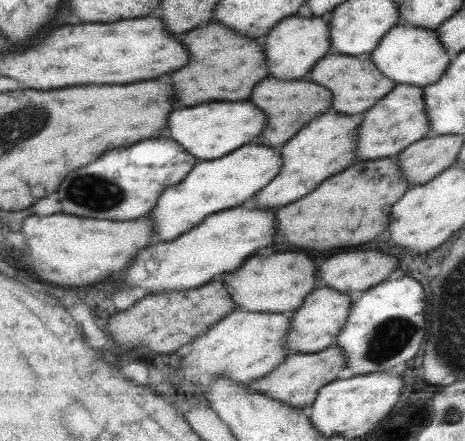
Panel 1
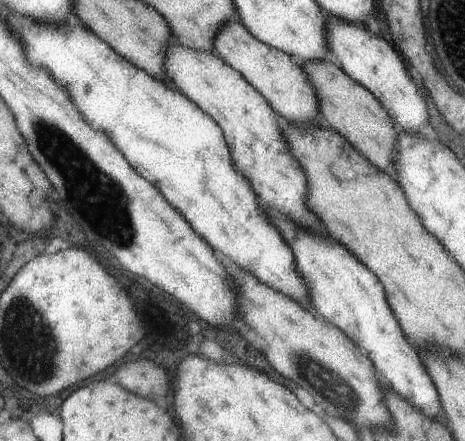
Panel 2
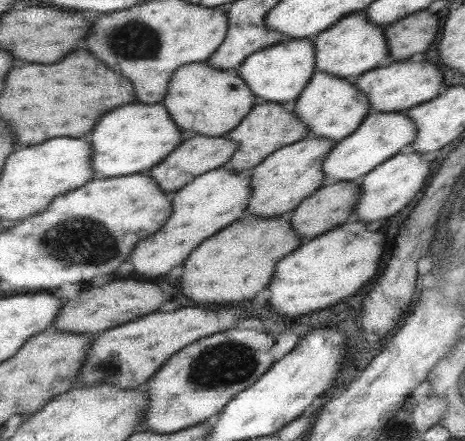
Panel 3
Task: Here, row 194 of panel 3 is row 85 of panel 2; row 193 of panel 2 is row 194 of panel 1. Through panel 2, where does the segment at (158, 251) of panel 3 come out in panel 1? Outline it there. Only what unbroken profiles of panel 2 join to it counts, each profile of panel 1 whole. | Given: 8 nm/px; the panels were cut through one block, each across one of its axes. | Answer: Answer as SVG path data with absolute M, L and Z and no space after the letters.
M333 110L321 113L317 118L299 128L299 131L278 148L281 154L281 169L277 176L257 194L253 195L250 203L257 204L257 208L279 208L289 202L295 202L309 194L319 182L329 178L331 174L341 172L357 159L355 142L357 142L357 128L363 119L361 114L337 114Z

